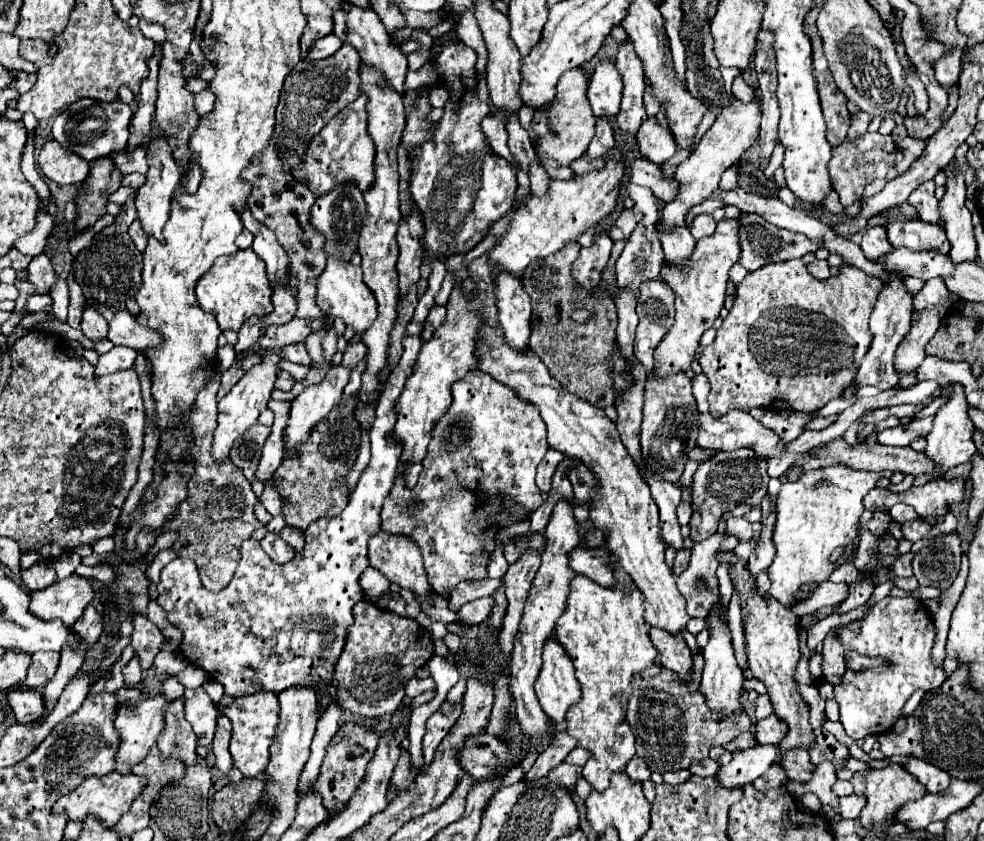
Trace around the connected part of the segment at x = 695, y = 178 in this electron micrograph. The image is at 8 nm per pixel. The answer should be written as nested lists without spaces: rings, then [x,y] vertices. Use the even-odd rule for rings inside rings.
[[[758,97],[750,103],[742,103],[742,101],[732,101],[726,107],[722,107],[722,111],[718,113],[714,125],[702,135],[700,143],[696,145],[696,149],[692,151],[692,155],[678,165],[674,179],[680,181],[680,193],[676,195],[674,201],[664,205],[662,217],[664,223],[662,227],[682,227],[686,213],[690,211],[690,207],[698,205],[700,201],[708,199],[716,189],[718,189],[718,181],[720,175],[734,163],[738,163],[742,159],[742,155],[752,147],[752,143],[758,137],[758,129],[760,129],[760,103]]]

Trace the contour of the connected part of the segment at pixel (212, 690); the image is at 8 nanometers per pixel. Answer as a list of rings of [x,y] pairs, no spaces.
[[[206,679],[204,683],[202,683],[202,687],[206,689],[206,693],[210,695],[210,699],[216,703],[216,701],[220,701],[222,699],[222,695],[224,695],[224,691],[222,691],[222,685],[216,685],[212,679]]]

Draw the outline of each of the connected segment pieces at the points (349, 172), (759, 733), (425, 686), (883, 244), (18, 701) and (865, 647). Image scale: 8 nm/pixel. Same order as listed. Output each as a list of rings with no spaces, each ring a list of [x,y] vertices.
[[[364,93],[358,97],[358,101],[346,105],[340,113],[336,113],[330,123],[312,137],[302,153],[300,167],[294,167],[290,171],[292,177],[304,183],[316,197],[330,193],[340,183],[354,183],[362,193],[374,185],[374,143],[368,135]]]
[[[774,713],[768,715],[766,719],[756,721],[754,725],[754,735],[760,745],[778,745],[786,737],[786,731],[788,725],[782,719],[778,719]]]
[[[414,677],[414,679],[410,679],[408,685],[406,685],[406,697],[408,697],[408,699],[414,699],[416,695],[420,695],[420,693],[424,693],[424,691],[428,691],[428,689],[434,689],[434,687],[436,687],[436,683],[434,683],[432,677],[426,677],[426,679]]]
[[[874,227],[874,229],[868,229],[862,237],[862,243],[860,243],[860,249],[864,251],[864,255],[868,259],[874,259],[878,261],[882,255],[886,255],[886,251],[892,249],[890,241],[886,239],[886,229],[884,227]]]
[[[14,687],[8,691],[6,701],[16,717],[16,723],[22,723],[22,725],[36,721],[36,717],[40,717],[44,711],[42,693],[38,689]]]
[[[888,595],[876,603],[870,613],[862,617],[862,629],[858,635],[850,629],[840,629],[844,651],[890,659],[890,667],[886,667],[886,671],[864,671],[862,675],[846,671],[842,683],[834,687],[836,703],[840,705],[840,723],[852,739],[888,731],[898,721],[900,709],[916,689],[938,689],[938,685],[946,679],[944,669],[932,663],[934,635],[936,631],[928,611],[912,595],[906,599]]]

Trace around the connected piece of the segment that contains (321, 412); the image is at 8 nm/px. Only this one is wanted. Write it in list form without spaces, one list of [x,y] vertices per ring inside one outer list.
[[[334,365],[326,377],[306,387],[294,401],[292,401],[292,413],[290,423],[286,427],[286,451],[290,447],[298,447],[302,439],[306,439],[310,427],[318,423],[318,419],[324,419],[334,405],[340,403],[342,391],[350,381],[350,369],[342,365]]]

